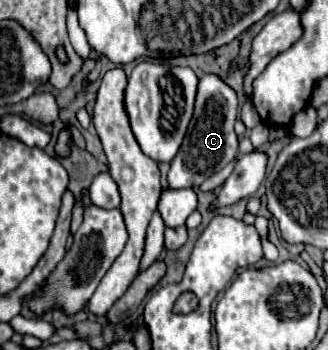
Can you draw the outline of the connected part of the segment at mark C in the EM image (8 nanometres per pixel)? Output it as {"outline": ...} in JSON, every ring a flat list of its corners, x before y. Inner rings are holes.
{"outline":[[214,74,202,76,194,104,194,116,168,172,170,188,198,188,206,178,220,172,238,156,238,136,234,132,236,114,238,114,236,92,232,92,232,88,228,88,228,84,224,84]]}

